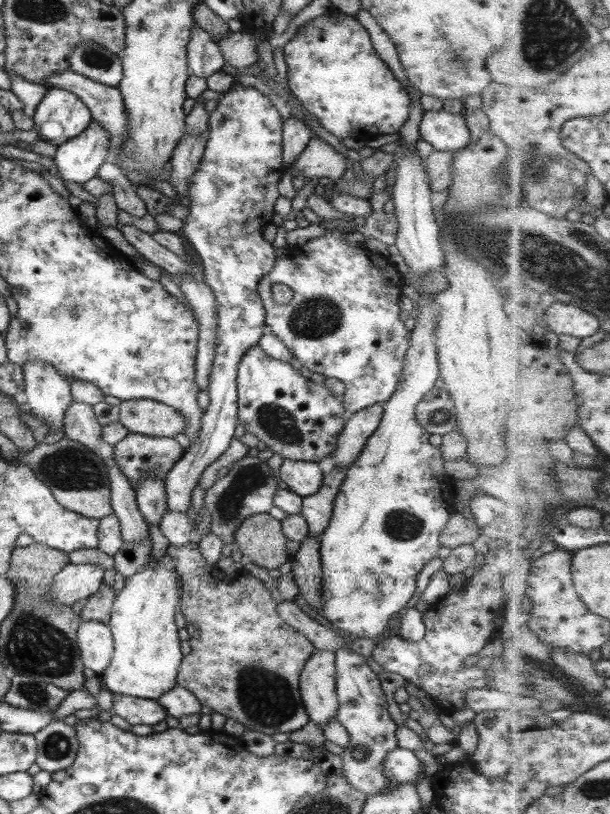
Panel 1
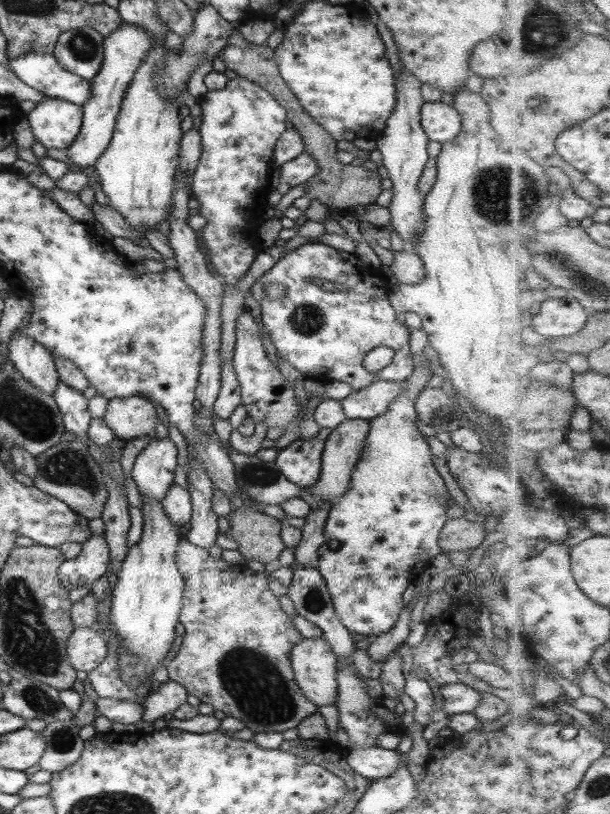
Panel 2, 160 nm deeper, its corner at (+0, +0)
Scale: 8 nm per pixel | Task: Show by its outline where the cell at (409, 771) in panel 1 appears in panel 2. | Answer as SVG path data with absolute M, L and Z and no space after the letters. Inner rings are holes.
M354 747L348 751L346 763L351 771L363 779L375 781L377 778L387 778L397 770L398 762L403 756L397 749L389 750L377 747Z

